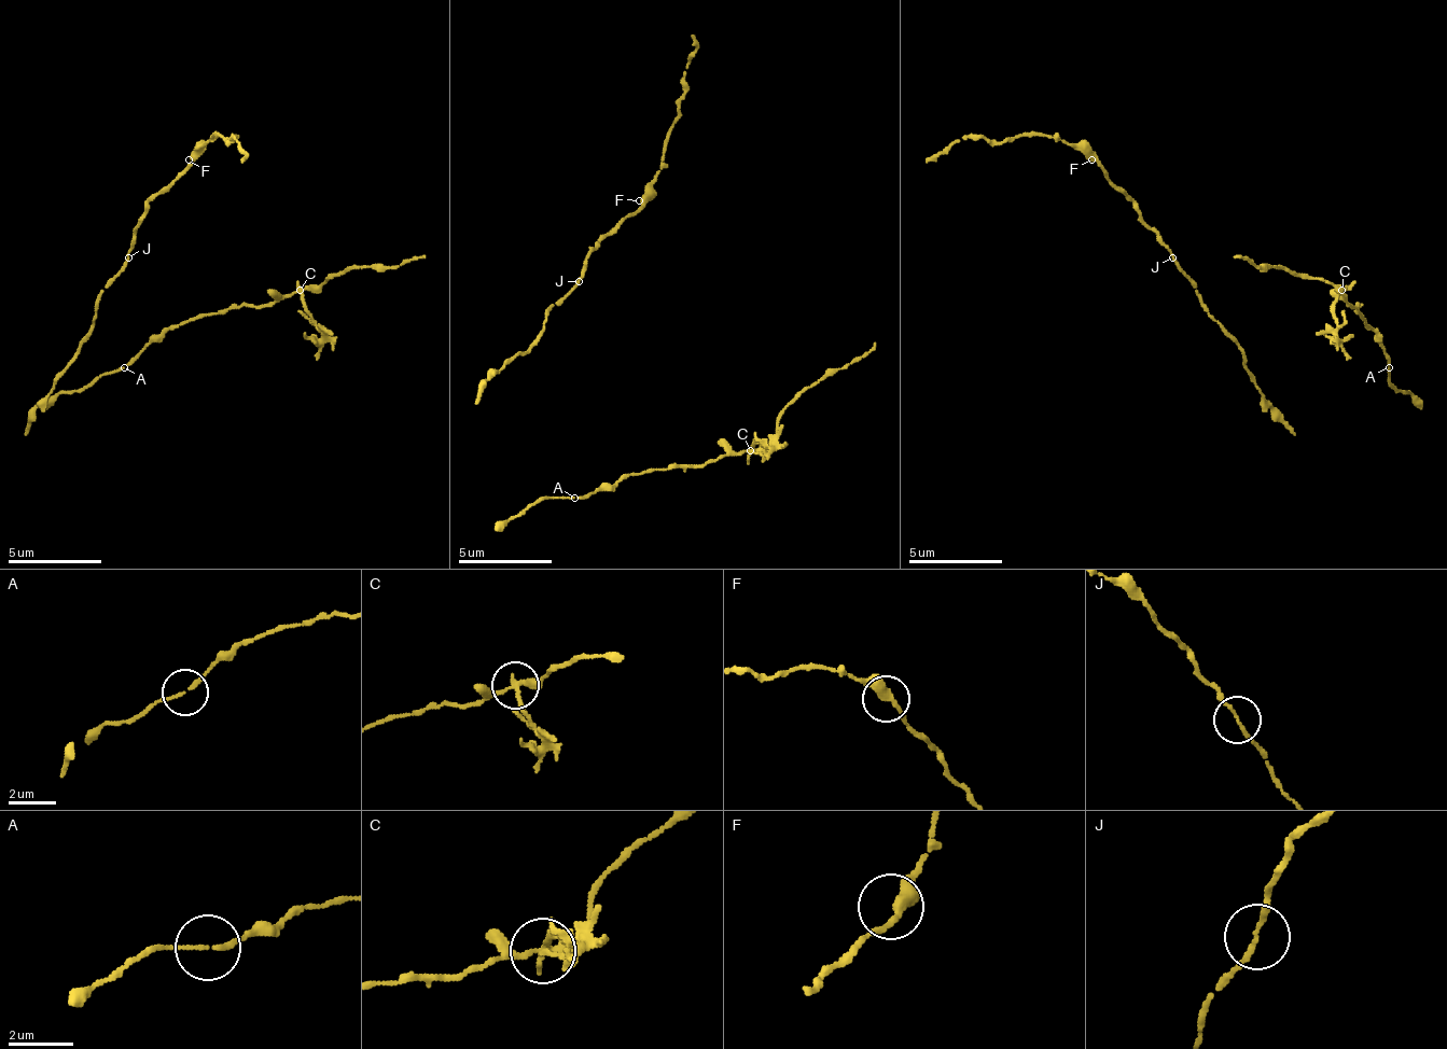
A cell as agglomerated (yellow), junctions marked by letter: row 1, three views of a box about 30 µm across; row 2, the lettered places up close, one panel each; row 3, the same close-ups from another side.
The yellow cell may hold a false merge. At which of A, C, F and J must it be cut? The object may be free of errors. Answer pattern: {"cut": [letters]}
{"cut": ["C"]}

